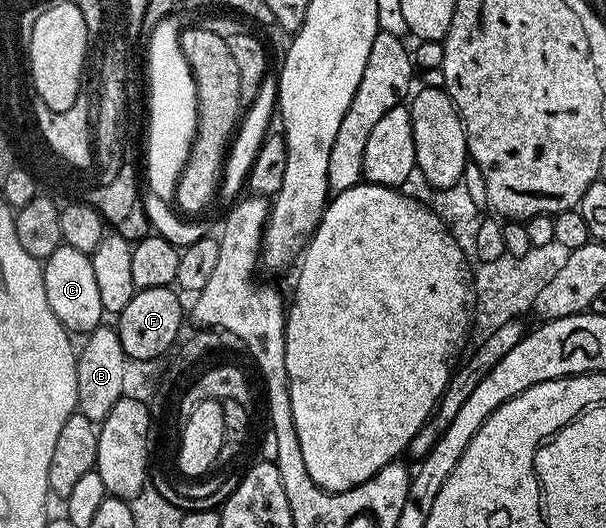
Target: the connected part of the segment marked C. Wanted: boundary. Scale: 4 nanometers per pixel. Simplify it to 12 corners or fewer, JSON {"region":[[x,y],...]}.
{"region":[[65,244],[45,259],[48,304],[71,335],[103,325],[90,255]]}

